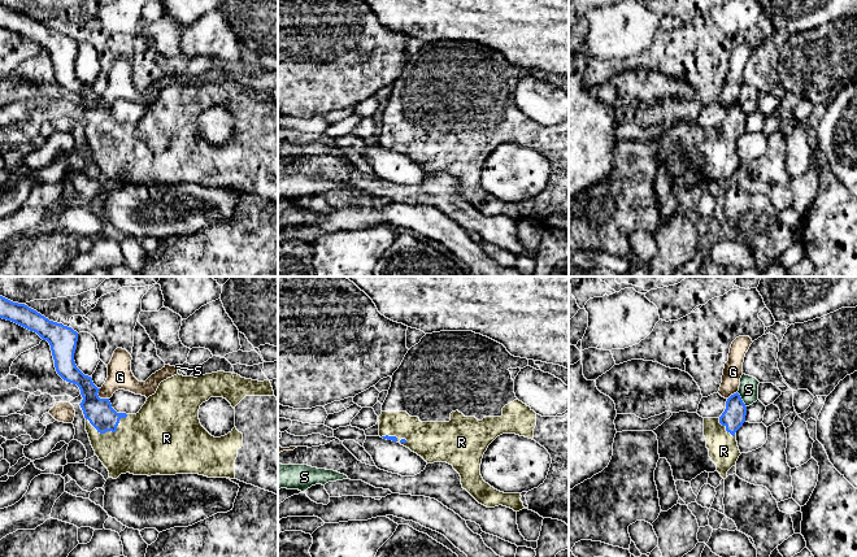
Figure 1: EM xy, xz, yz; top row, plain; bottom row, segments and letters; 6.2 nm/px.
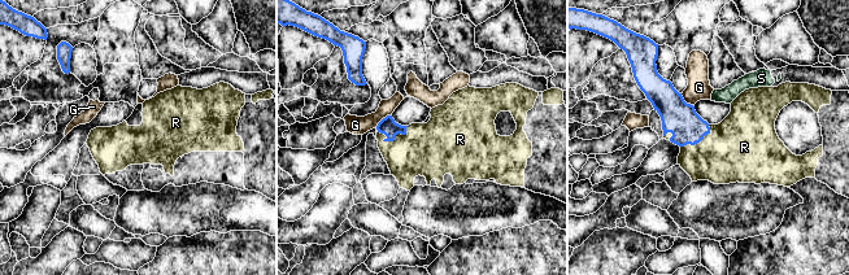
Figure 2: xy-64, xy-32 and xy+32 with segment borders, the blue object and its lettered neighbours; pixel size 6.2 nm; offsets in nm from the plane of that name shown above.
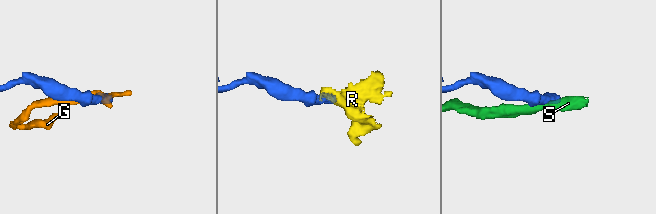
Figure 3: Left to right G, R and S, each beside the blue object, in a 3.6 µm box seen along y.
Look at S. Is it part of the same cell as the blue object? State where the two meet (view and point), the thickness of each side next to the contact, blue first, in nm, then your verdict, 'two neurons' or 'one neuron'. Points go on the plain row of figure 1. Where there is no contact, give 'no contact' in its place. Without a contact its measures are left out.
yz (742, 109) | 140/130 nm | two neurons

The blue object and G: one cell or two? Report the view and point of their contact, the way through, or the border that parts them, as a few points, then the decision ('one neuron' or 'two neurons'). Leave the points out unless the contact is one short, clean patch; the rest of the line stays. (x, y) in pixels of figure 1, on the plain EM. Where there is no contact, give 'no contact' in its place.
meets blue in xy at (99, 107); border along xy (99, 98), (98, 104), (108, 108); two neurons

